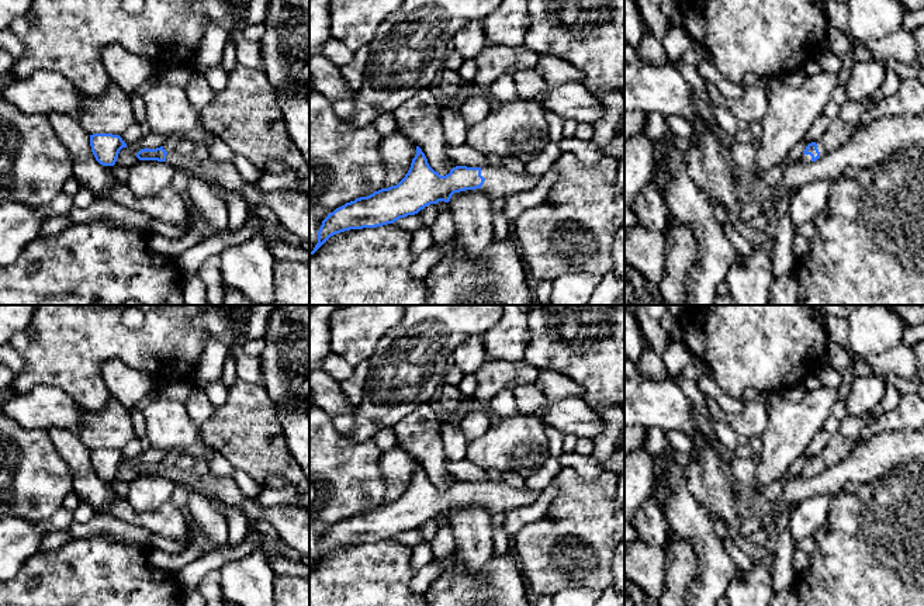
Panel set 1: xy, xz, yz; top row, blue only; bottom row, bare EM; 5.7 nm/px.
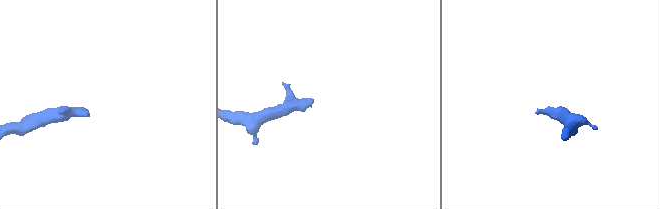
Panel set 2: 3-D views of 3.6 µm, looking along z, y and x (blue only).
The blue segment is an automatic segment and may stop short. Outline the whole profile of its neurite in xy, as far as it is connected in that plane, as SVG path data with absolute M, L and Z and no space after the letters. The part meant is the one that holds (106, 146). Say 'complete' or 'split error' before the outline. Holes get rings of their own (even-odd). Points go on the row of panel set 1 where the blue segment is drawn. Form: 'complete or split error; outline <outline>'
complete; outline M93 134L90 135L90 146L96 160L103 166L114 166L118 153L127 143L120 135Z

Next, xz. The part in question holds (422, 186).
split error; outline M419 146L405 177L388 188L374 191L336 208L322 221L314 254L331 236L363 228L394 224L430 204L449 202L454 193L481 188L491 200L534 188L540 177L506 163L501 167L456 166L449 174L435 172Z

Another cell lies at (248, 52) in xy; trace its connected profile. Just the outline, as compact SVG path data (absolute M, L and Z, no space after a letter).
M242 31L233 32L233 44L236 46L236 60L250 69L262 67L262 46L260 41L249 41Z

